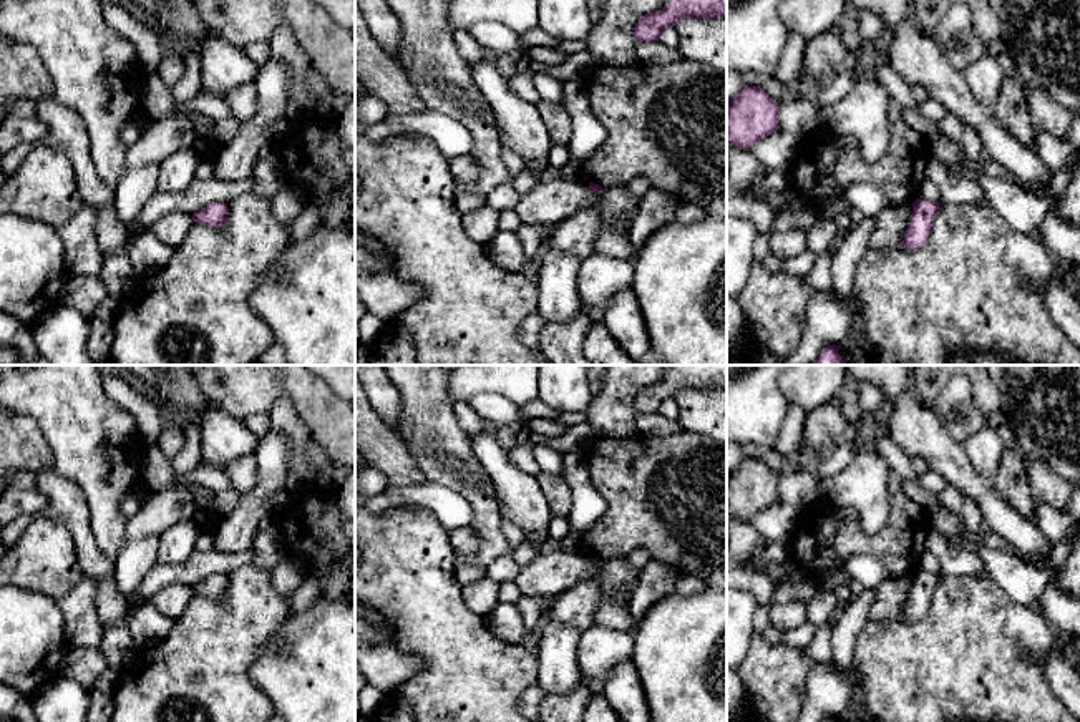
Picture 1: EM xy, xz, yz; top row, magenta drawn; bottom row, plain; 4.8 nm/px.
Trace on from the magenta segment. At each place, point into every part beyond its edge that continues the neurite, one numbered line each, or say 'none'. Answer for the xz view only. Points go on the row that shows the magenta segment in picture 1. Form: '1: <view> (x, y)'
none

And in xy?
none

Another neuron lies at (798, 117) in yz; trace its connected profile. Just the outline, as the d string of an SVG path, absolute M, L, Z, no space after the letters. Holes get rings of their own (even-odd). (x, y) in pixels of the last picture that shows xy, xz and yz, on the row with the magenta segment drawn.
M786 96L778 103L778 128L796 138L806 136L820 123L820 108L805 98Z

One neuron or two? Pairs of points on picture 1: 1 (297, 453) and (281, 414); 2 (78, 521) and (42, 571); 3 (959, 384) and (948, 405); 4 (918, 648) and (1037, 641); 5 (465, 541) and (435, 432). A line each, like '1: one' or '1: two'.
1: one
2: two
3: one
4: one
5: two

